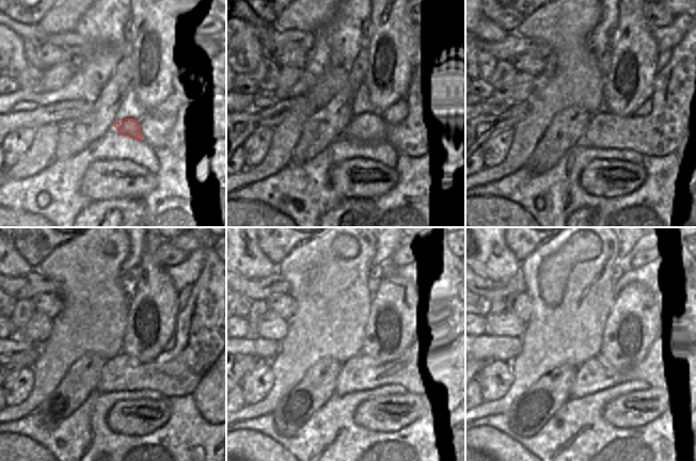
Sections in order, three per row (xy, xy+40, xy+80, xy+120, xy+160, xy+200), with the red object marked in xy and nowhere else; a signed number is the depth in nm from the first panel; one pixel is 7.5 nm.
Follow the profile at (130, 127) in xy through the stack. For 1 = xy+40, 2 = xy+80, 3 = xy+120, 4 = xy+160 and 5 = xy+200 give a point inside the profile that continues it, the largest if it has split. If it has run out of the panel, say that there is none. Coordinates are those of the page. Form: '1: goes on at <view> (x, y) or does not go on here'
1: goes on at xy+40 (365, 127)
2: goes on at xy+80 (603, 131)
3: goes on at xy+120 (123, 372)
4: goes on at xy+160 (359, 374)
5: goes on at xy+200 (591, 376)

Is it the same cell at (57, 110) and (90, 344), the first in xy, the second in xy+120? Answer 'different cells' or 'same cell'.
different cells

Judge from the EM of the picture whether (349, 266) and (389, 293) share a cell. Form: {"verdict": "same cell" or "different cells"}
{"verdict": "different cells"}

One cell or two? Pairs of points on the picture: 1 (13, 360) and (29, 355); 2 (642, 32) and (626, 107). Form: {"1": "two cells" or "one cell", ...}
{"1": "one cell", "2": "one cell"}

